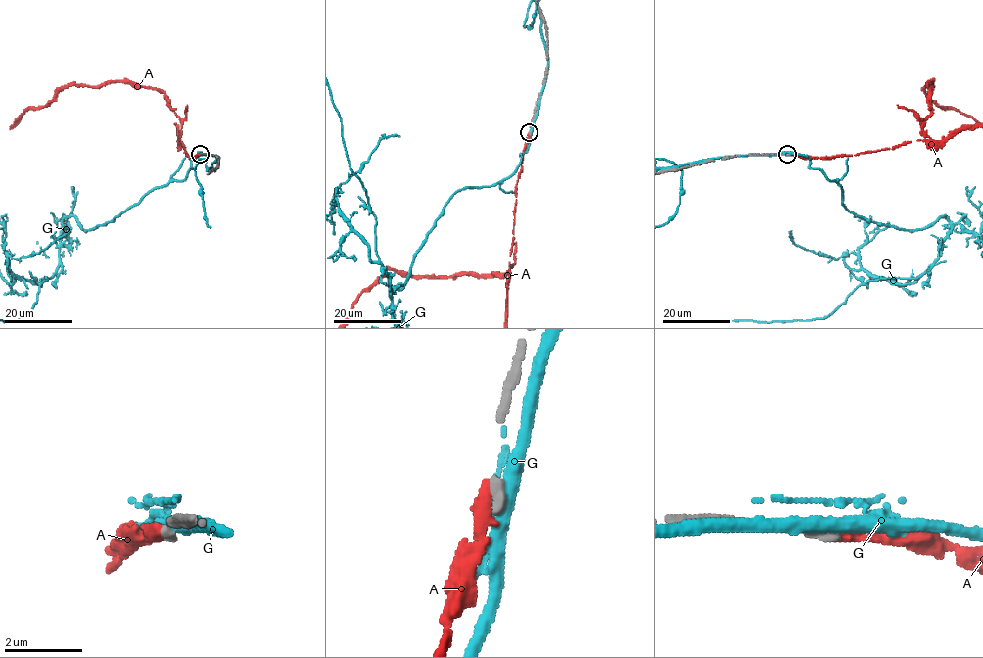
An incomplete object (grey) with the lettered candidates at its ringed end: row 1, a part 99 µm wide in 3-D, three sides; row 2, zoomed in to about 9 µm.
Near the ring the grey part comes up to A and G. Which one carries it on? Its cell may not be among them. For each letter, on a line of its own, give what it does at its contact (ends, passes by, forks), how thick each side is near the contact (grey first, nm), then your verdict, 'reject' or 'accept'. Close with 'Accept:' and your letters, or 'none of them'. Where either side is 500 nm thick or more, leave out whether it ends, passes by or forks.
A: it ends; calibres 260 and 420 nm; accept
G: it passes by; calibres 260 and 380 nm; reject
Accept: A

